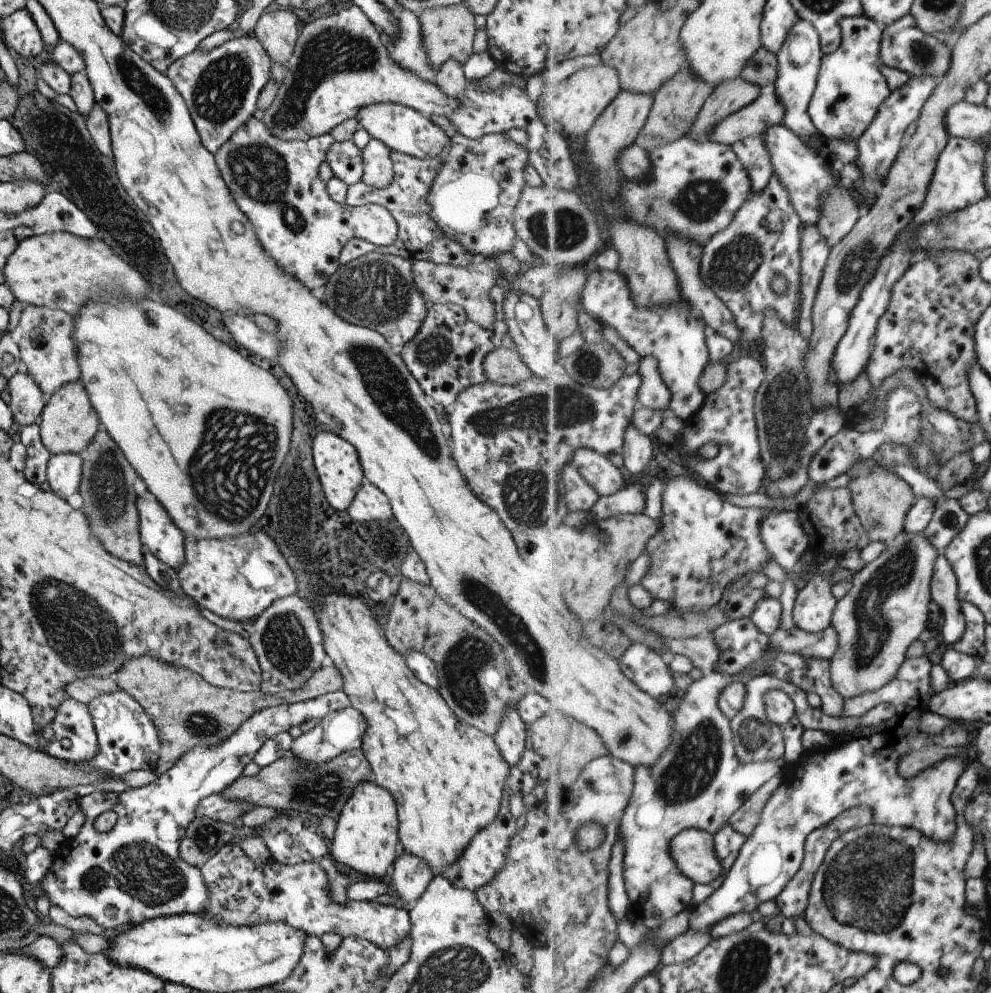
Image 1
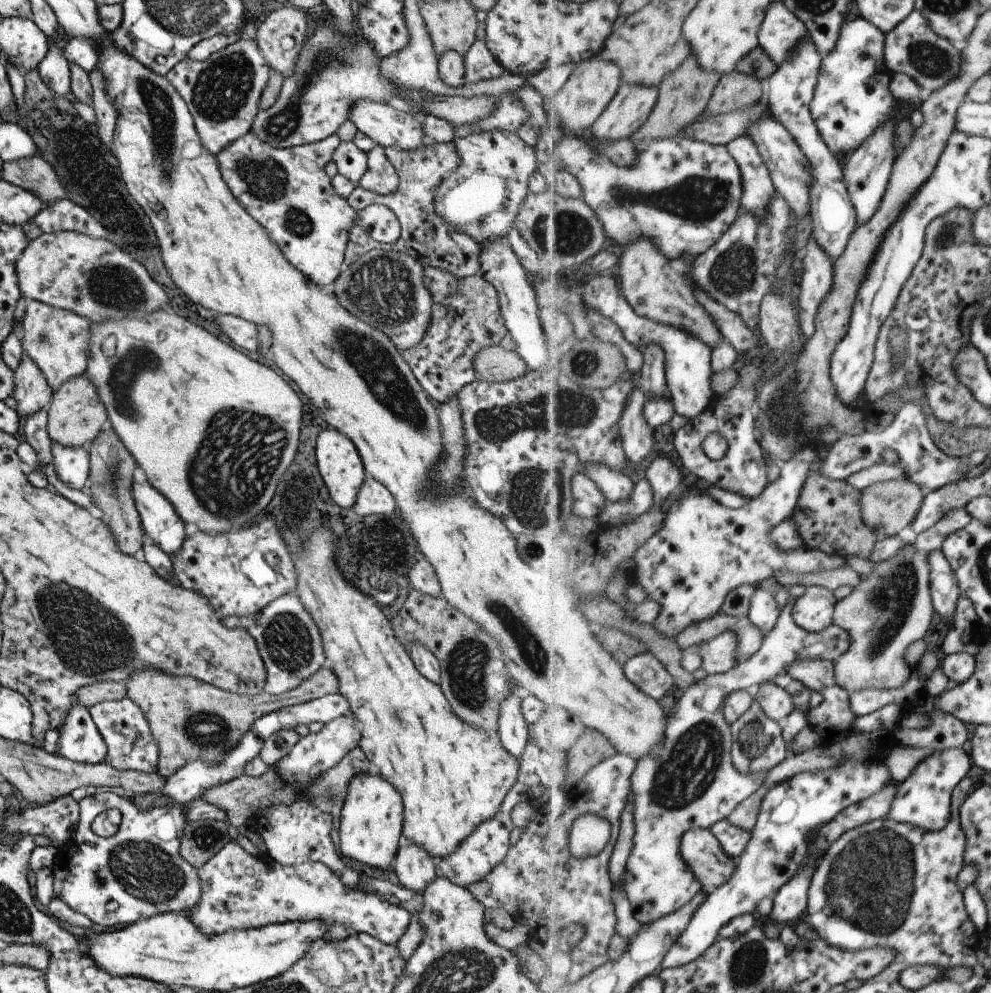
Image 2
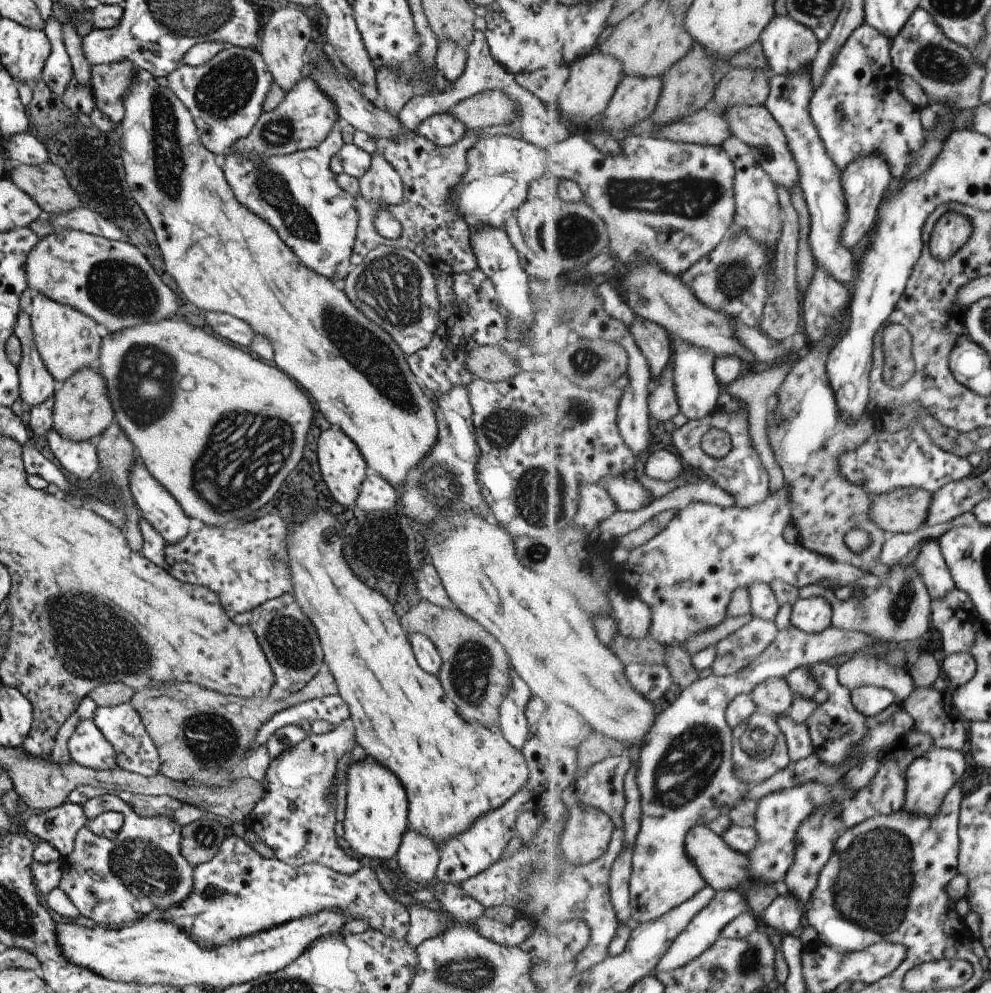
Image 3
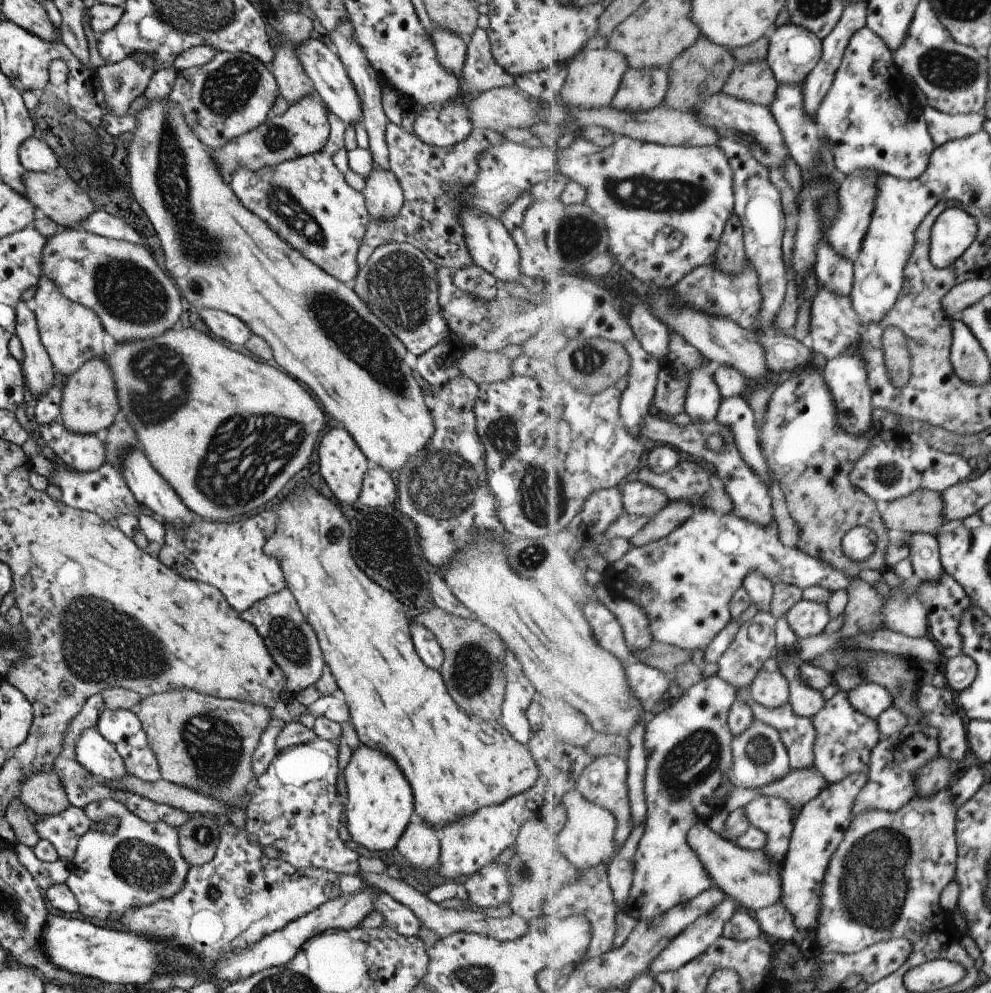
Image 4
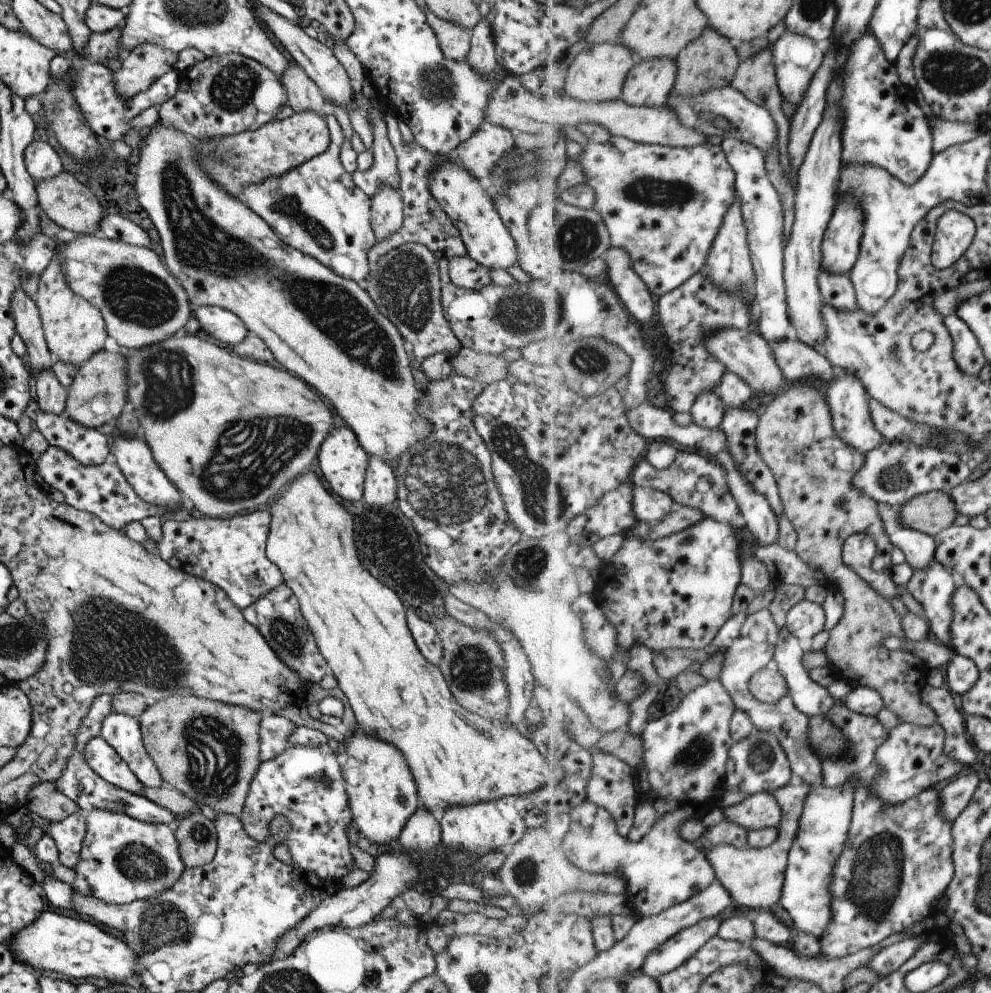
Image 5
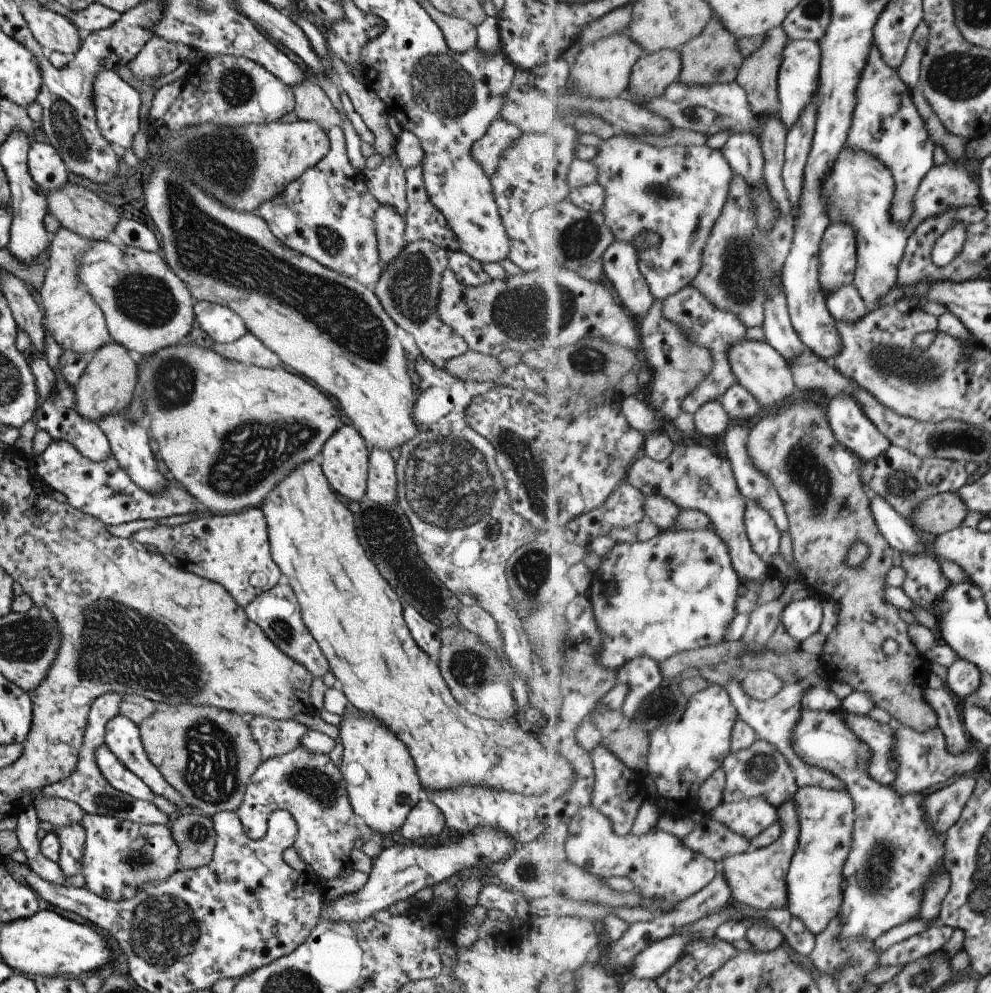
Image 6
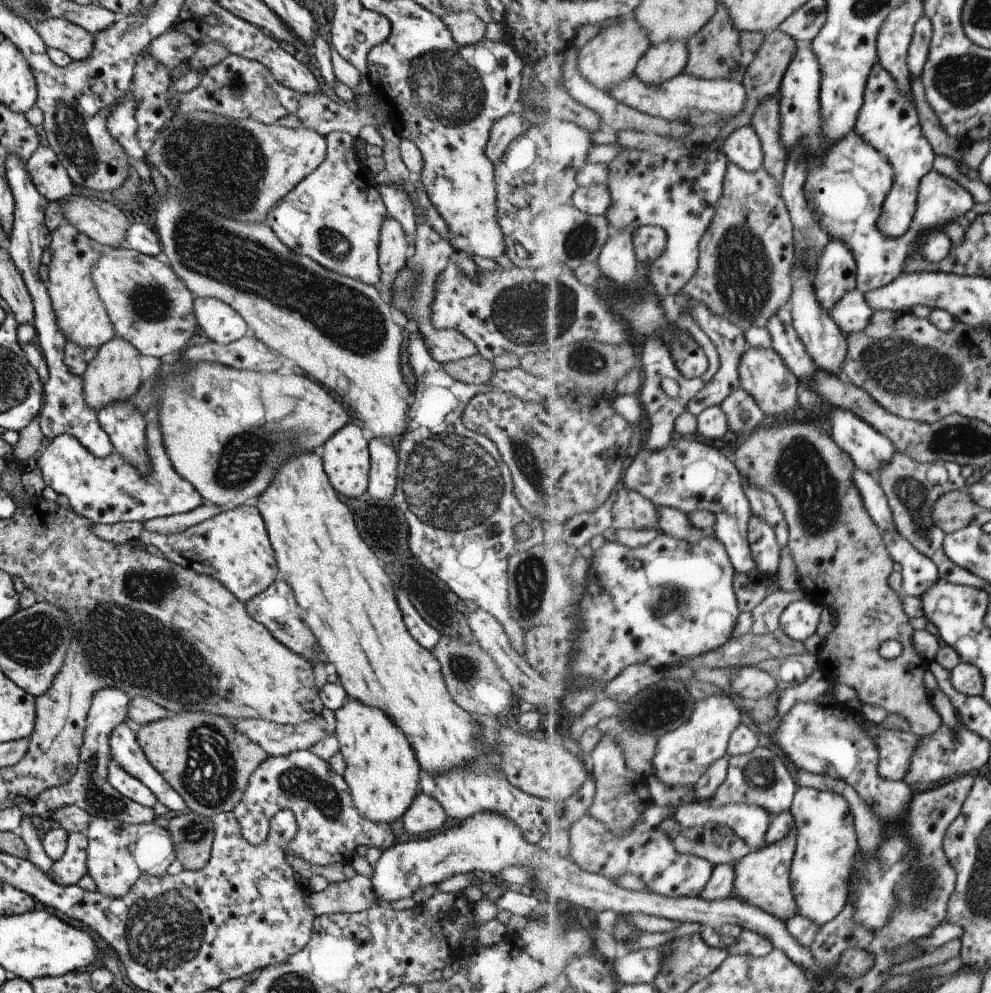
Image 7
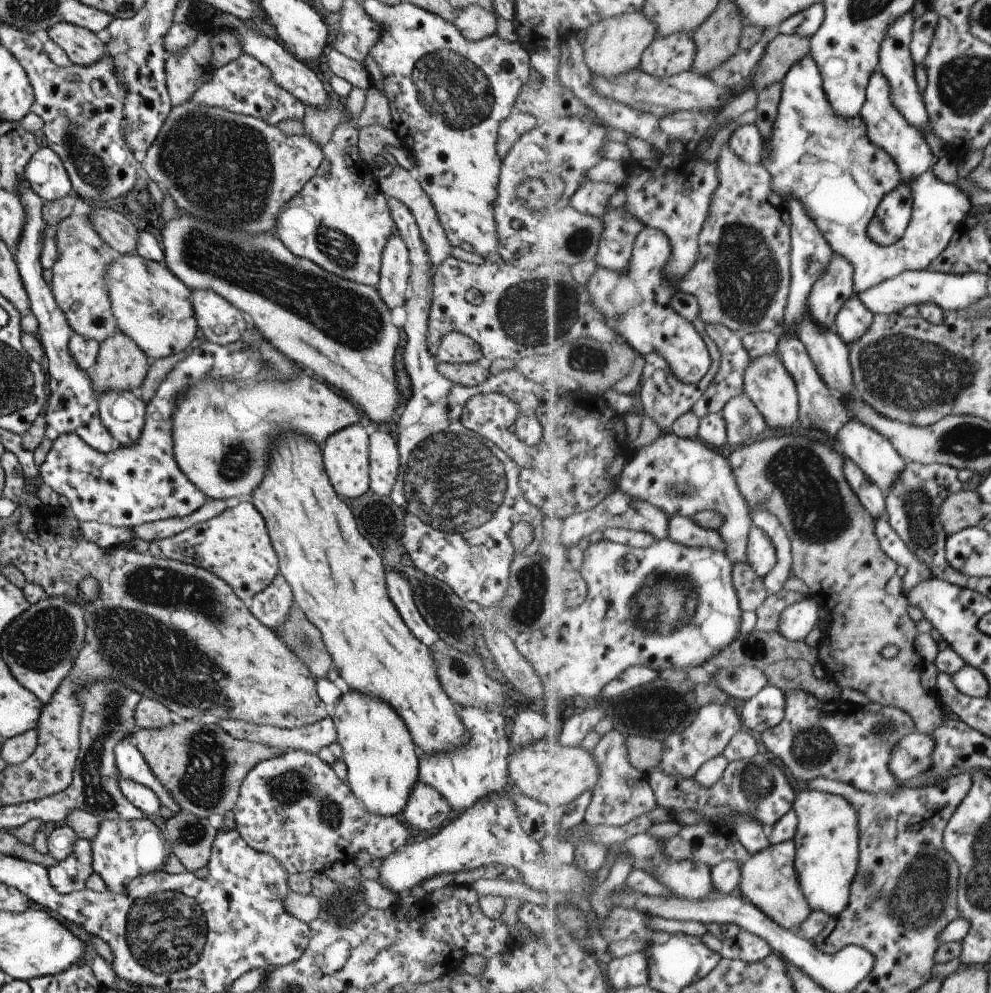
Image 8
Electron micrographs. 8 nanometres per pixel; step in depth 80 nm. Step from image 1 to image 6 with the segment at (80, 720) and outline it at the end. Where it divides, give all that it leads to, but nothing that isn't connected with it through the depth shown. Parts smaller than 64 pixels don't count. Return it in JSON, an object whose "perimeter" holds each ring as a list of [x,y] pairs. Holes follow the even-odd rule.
{"perimeter":[[[101,744],[99,748],[95,748],[95,764],[102,778],[118,792],[127,794],[136,800],[151,802],[153,794],[151,790],[123,766],[123,762],[119,762],[113,752]]]}

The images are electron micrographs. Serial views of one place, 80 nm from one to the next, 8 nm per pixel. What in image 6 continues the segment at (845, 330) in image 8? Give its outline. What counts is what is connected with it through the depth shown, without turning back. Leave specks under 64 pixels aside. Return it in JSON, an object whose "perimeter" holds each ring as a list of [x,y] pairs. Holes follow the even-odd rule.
{"perimeter":[[[854,284],[841,286],[835,292],[826,293],[827,306],[830,314],[839,322],[859,322],[863,316],[871,312],[870,307],[861,297]]]}

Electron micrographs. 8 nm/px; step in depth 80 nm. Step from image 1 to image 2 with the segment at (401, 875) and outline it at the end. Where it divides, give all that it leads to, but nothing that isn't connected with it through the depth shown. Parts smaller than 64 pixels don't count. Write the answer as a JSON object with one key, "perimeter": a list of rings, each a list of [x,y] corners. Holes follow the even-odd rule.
{"perimeter":[[[407,844],[396,850],[393,871],[399,885],[421,894],[422,890],[436,877],[436,859],[419,845]]]}

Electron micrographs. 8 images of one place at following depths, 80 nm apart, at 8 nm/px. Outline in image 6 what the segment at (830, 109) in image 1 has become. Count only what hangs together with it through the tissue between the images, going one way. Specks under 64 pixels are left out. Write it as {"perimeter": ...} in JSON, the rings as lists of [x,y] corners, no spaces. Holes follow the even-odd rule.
{"perimeter":[[[873,46],[870,61],[859,80],[858,106],[855,106],[854,126],[846,146],[851,150],[863,150],[890,168],[898,186],[892,213],[895,222],[909,225],[913,216],[913,200],[923,178],[934,169],[936,146],[929,138],[919,110],[915,108],[911,88],[903,82],[898,71],[883,60],[882,51],[877,46]]]}

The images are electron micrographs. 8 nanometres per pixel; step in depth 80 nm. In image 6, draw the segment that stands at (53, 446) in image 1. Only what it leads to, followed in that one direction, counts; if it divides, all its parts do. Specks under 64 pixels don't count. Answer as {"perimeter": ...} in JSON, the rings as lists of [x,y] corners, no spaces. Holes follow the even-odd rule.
{"perimeter":[[[115,342],[107,343],[89,356],[73,390],[75,414],[98,423],[103,416],[119,415],[133,398],[137,384],[136,356]]]}

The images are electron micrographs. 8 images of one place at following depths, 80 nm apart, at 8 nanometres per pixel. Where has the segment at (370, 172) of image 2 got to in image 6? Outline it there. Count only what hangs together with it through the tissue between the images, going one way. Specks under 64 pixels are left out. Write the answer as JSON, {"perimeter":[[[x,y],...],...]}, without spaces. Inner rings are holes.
{"perimeter":[[[380,204],[373,214],[376,246],[380,269],[393,262],[393,256],[406,246],[403,240],[404,220],[387,204]]]}

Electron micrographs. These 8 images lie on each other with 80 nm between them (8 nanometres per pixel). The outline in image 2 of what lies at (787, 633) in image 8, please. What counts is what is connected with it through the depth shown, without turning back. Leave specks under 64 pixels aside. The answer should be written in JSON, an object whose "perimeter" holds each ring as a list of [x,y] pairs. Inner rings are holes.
{"perimeter":[[[810,586],[807,592],[795,601],[792,612],[795,622],[812,633],[827,630],[834,624],[834,610],[838,601],[833,591],[821,586]]]}

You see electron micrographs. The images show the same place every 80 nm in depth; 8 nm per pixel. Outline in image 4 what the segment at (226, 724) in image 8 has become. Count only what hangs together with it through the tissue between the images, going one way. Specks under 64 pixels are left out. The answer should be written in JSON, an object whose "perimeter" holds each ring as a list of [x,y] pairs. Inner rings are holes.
{"perimeter":[[[272,717],[267,721],[263,732],[260,734],[257,748],[255,748],[251,755],[251,770],[253,777],[259,776],[278,753],[275,739],[286,724],[287,723],[282,719],[277,719],[275,717]]]}

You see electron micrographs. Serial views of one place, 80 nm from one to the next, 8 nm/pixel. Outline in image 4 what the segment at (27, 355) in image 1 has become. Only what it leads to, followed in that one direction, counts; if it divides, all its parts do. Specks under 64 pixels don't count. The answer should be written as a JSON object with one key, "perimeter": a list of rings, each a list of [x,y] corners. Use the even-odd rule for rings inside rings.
{"perimeter":[[[41,275],[34,285],[36,307],[32,311],[41,344],[48,354],[53,370],[69,376],[90,358],[104,356],[101,343],[104,330],[99,317],[90,308],[65,298],[56,289],[56,284],[45,275]]]}

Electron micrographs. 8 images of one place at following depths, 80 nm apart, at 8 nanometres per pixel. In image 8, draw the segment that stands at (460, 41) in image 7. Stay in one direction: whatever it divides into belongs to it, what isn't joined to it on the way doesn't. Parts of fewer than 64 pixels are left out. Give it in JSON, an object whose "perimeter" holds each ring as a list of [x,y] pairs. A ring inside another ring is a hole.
{"perimeter":[[[471,5],[458,12],[451,21],[464,39],[472,41],[495,35],[496,16],[493,11],[483,10],[481,6]]]}

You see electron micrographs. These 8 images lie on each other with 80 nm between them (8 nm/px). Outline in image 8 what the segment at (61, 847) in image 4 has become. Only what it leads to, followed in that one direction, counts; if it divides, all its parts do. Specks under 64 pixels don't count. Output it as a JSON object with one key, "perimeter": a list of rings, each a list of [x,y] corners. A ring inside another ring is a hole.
{"perimeter":[[[77,838],[67,858],[57,861],[46,872],[51,888],[59,894],[85,889],[85,880],[94,872],[90,842]]]}

